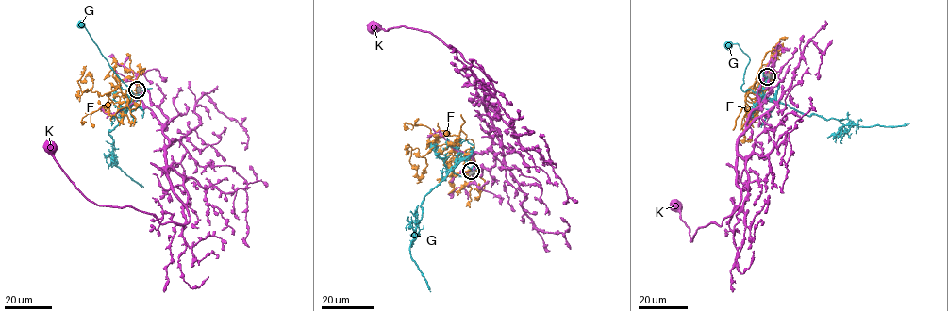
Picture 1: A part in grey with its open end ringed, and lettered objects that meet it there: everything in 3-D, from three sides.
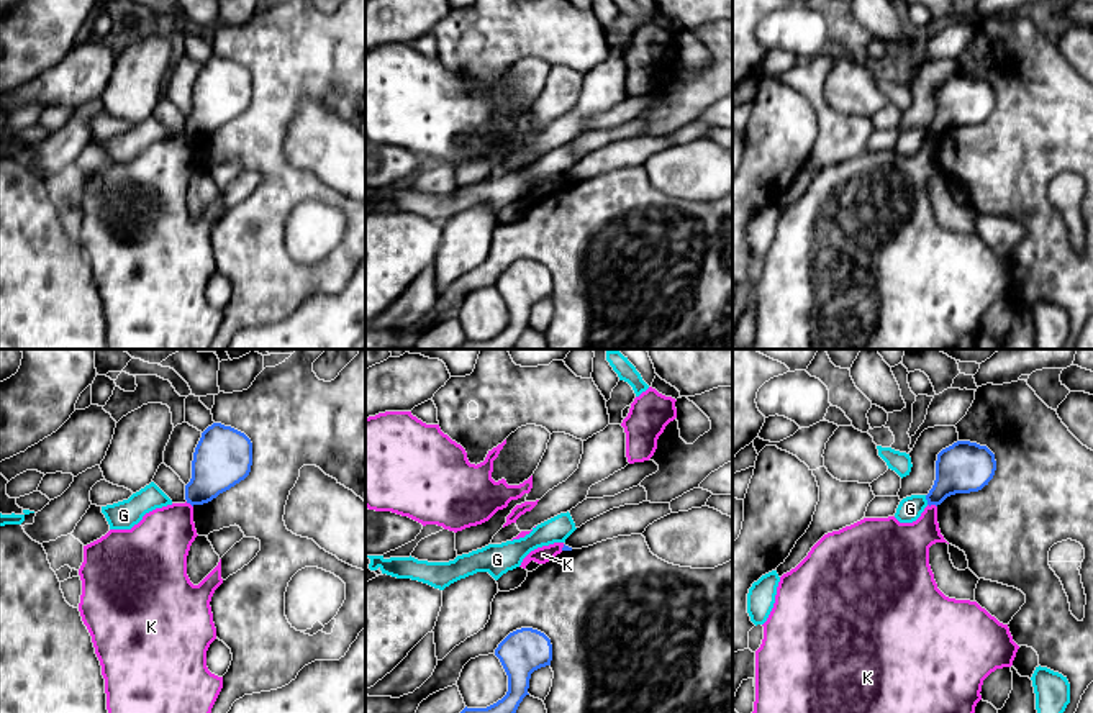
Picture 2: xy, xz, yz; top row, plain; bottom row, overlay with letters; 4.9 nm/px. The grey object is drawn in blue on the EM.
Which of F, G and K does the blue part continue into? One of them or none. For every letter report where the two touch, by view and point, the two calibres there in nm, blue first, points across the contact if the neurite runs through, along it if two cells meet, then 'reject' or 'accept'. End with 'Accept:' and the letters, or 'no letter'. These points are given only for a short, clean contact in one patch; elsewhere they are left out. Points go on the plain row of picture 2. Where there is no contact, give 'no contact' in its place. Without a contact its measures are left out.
F: no contact; accept
G: contact yz (926, 131); calibres 260 and 120 nm; reject
K: contact yz (933, 136); calibres 260 and 240 nm; border yz (928, 136), (936, 140); reject
Accept: F

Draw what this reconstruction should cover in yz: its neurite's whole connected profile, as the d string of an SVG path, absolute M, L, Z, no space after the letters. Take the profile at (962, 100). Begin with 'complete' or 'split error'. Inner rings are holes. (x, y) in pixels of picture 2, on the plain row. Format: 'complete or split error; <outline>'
complete; M957 74L942 82L936 93L936 113L926 128L927 138L941 138L955 126L978 125L993 111L995 87L970 74Z

